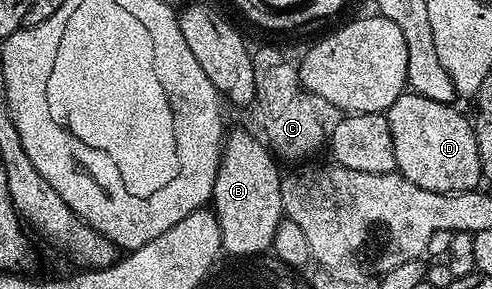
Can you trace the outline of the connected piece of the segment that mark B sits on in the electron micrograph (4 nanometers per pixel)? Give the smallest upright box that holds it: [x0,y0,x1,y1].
[210,128,285,256]

